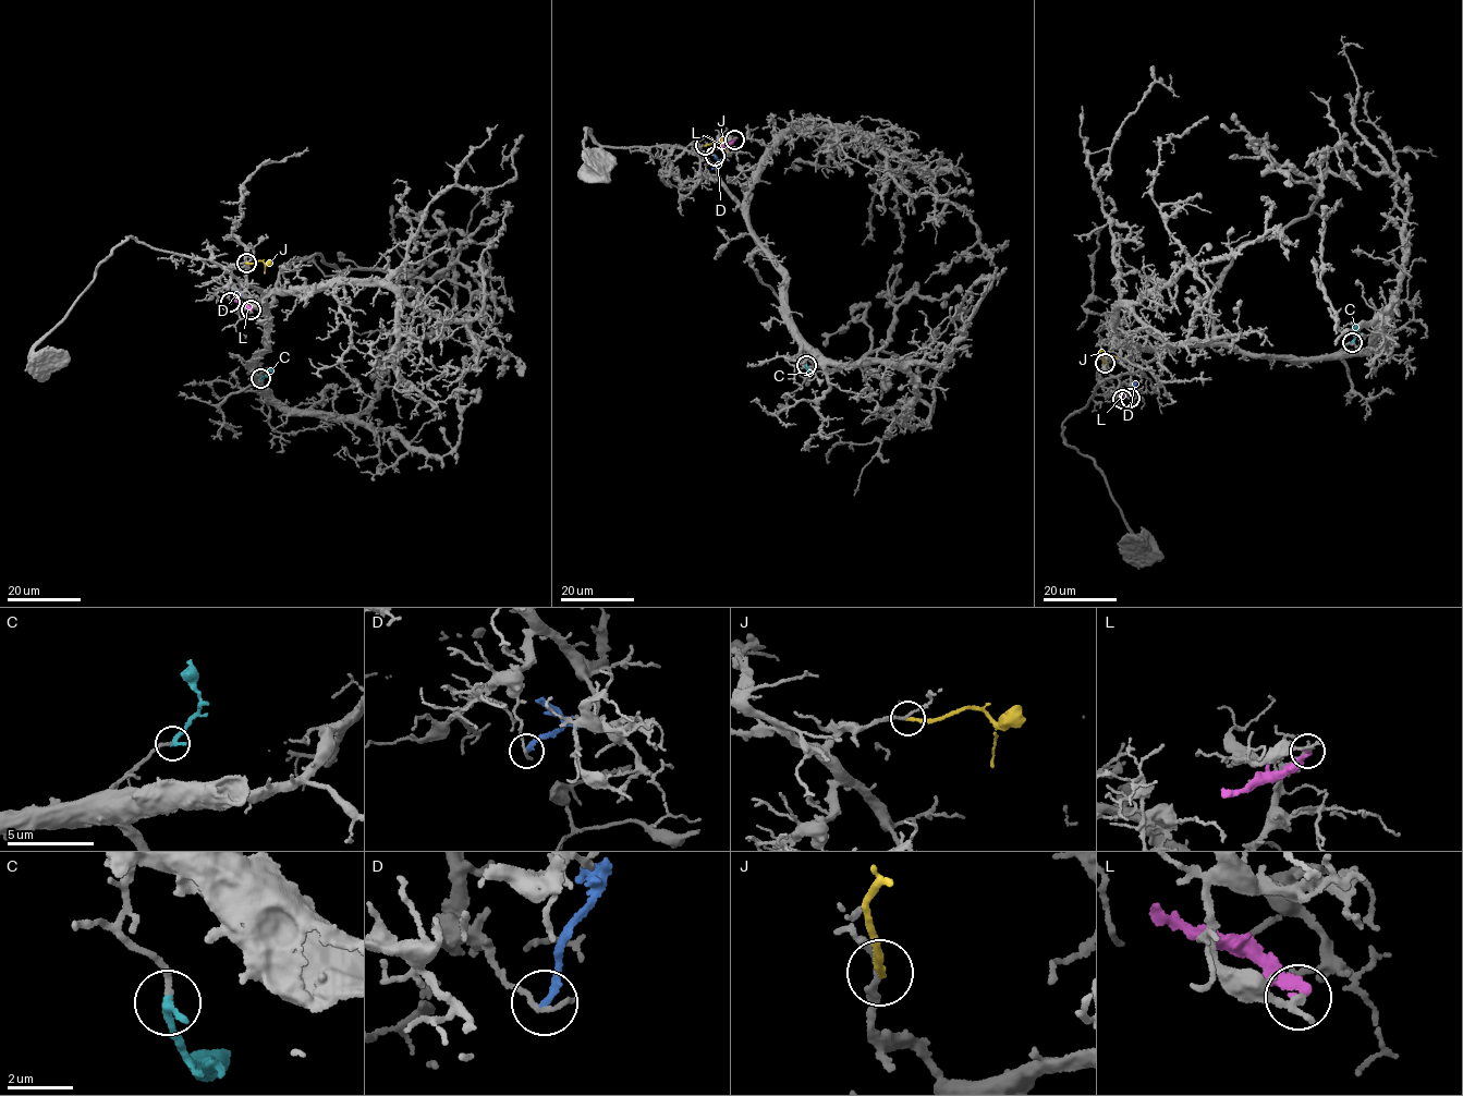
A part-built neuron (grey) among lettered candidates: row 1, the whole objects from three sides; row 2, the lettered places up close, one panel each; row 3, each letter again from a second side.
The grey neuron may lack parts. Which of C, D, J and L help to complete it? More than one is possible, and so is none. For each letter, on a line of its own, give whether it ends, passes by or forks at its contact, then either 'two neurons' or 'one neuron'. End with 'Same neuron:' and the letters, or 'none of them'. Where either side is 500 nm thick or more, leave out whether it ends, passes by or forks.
C: it ends; one neuron
D: it ends; two neurons
J: it ends; two neurons
L: it ends; two neurons
Same neuron: C

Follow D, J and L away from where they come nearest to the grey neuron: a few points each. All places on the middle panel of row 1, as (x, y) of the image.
D: (715, 155), (719, 163), (711, 169)
J: (705, 145), (722, 145), (727, 151)
L: (734, 139), (716, 147)

